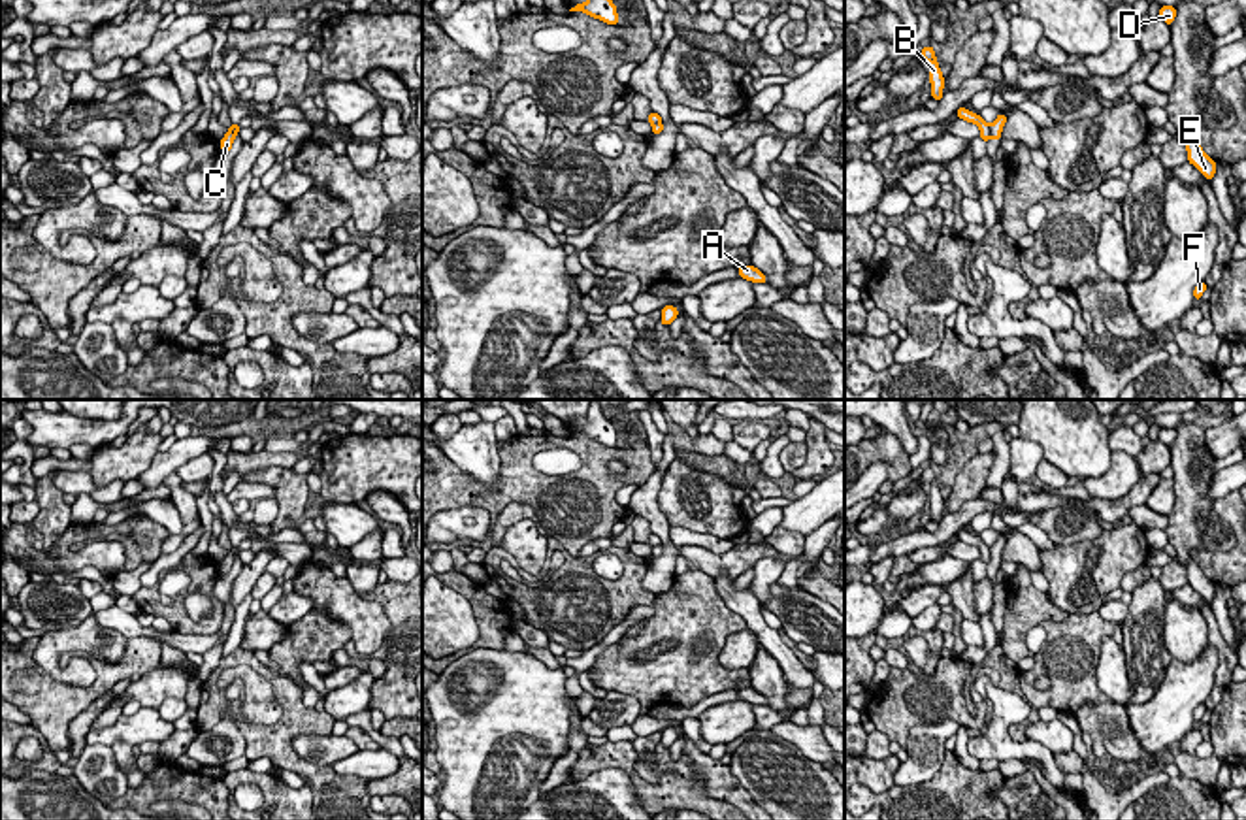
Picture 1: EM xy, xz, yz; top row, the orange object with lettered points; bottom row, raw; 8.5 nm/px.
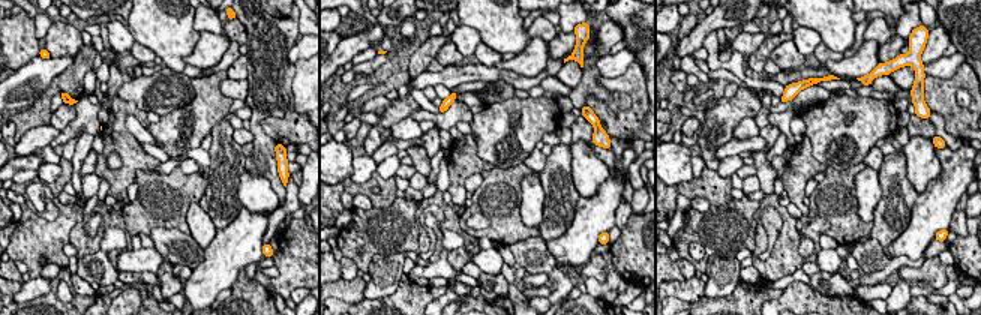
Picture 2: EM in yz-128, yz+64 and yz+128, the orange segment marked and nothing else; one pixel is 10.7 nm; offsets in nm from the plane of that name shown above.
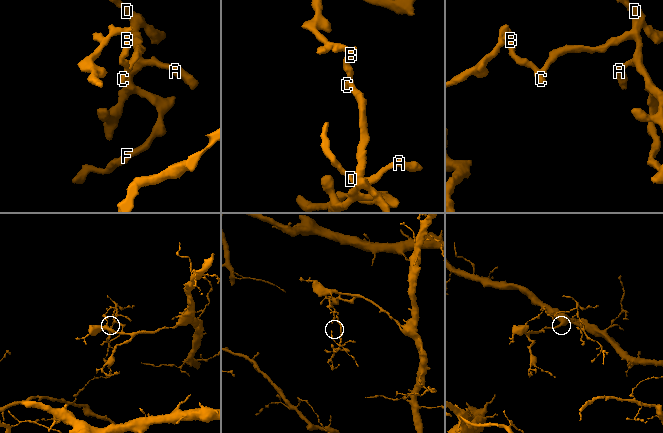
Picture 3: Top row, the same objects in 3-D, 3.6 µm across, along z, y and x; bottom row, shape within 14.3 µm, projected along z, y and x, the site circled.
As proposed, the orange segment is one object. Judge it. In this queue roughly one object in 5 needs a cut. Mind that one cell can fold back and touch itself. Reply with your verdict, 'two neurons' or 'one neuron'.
two neurons

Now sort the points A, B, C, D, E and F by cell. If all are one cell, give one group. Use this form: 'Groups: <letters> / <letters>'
Groups: A D E F / B C

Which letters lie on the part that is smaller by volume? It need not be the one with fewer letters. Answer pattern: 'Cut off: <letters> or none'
Cut off: A, D, E, F

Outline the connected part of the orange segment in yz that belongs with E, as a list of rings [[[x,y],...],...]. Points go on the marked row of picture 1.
[[[1189,134],[1186,141],[1188,162],[1193,164],[1208,181],[1214,179],[1216,162],[1205,155],[1199,141]]]

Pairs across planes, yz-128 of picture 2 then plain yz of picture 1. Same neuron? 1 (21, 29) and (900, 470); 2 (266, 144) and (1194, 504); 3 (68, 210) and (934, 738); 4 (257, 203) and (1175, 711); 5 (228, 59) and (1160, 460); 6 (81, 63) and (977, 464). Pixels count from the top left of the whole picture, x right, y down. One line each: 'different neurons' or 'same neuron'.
1: same neuron
2: same neuron
3: different neurons
4: different neurons
5: different neurons
6: same neuron

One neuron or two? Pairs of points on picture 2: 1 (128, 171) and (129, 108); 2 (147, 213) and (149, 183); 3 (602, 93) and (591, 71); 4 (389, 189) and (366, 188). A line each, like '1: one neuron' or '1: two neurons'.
1: one neuron
2: one neuron
3: one neuron
4: one neuron

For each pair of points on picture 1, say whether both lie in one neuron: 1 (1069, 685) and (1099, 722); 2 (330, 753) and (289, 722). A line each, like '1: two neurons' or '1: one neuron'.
1: two neurons
2: two neurons

